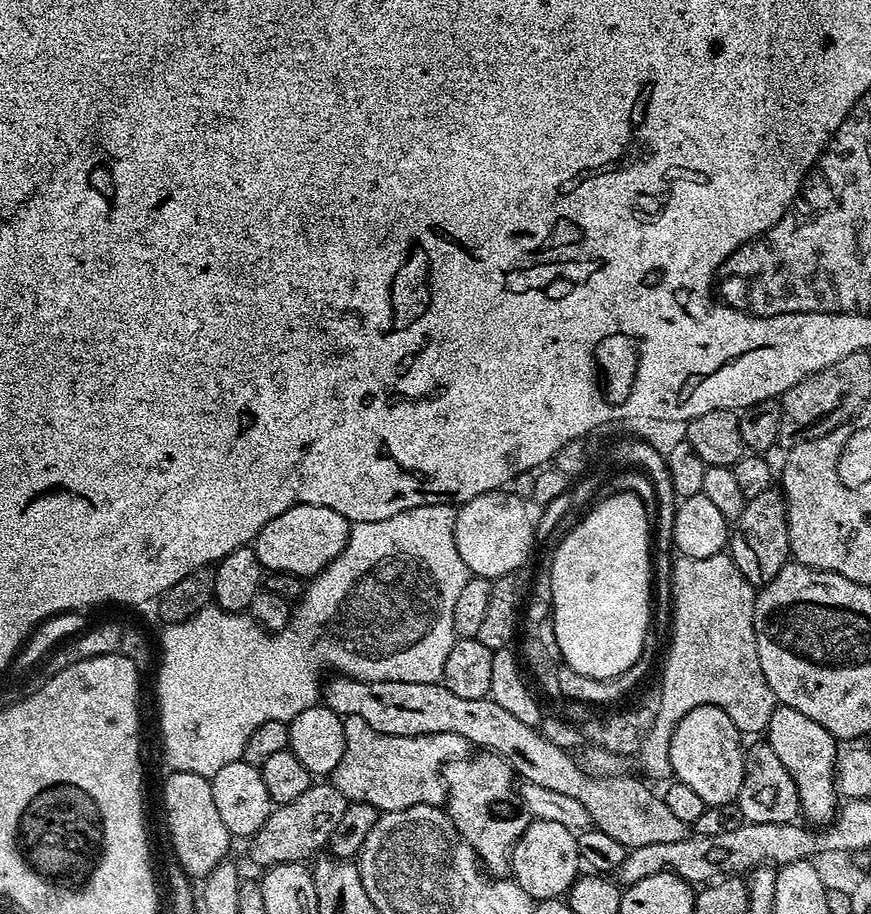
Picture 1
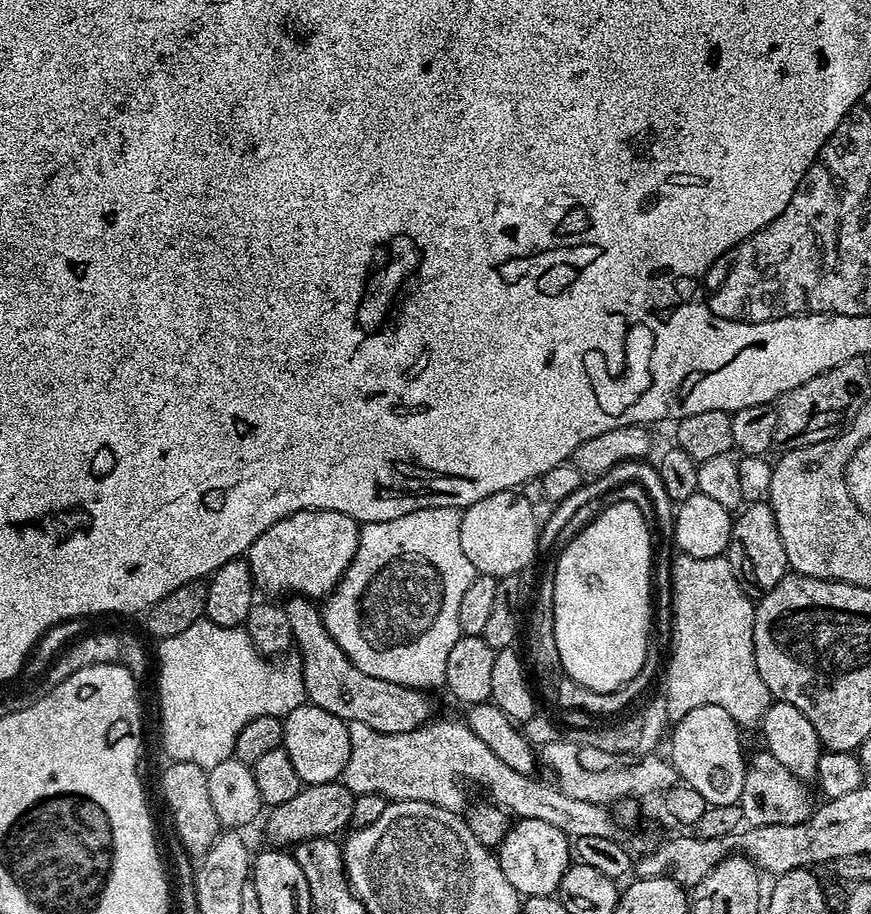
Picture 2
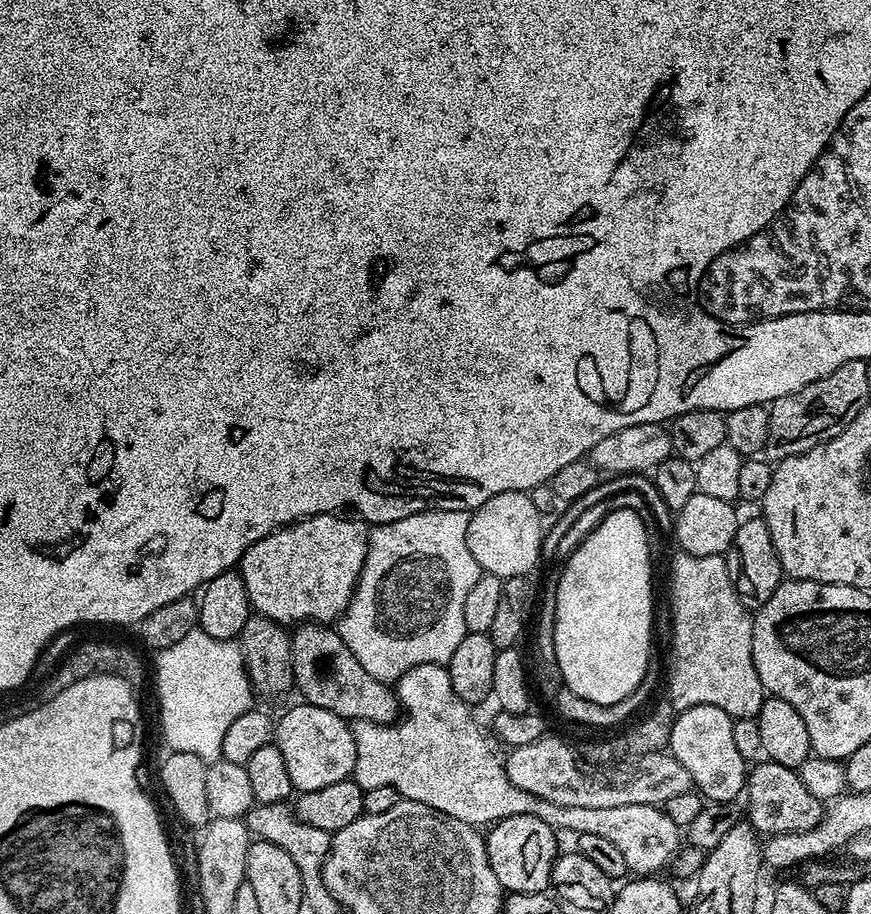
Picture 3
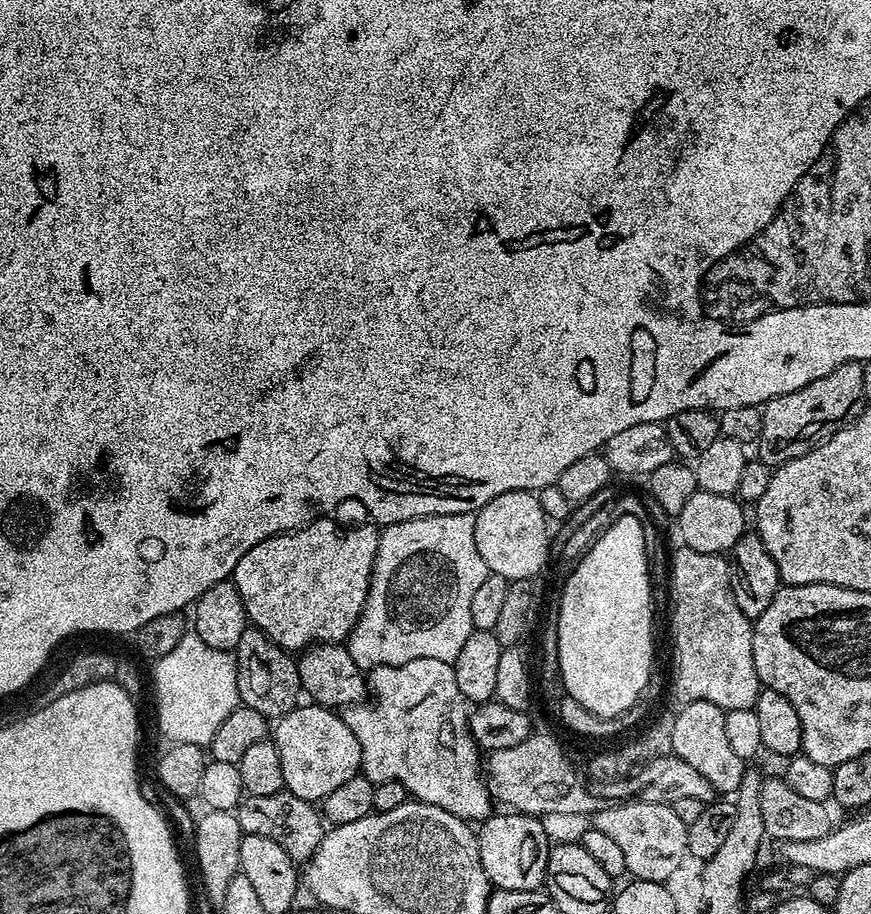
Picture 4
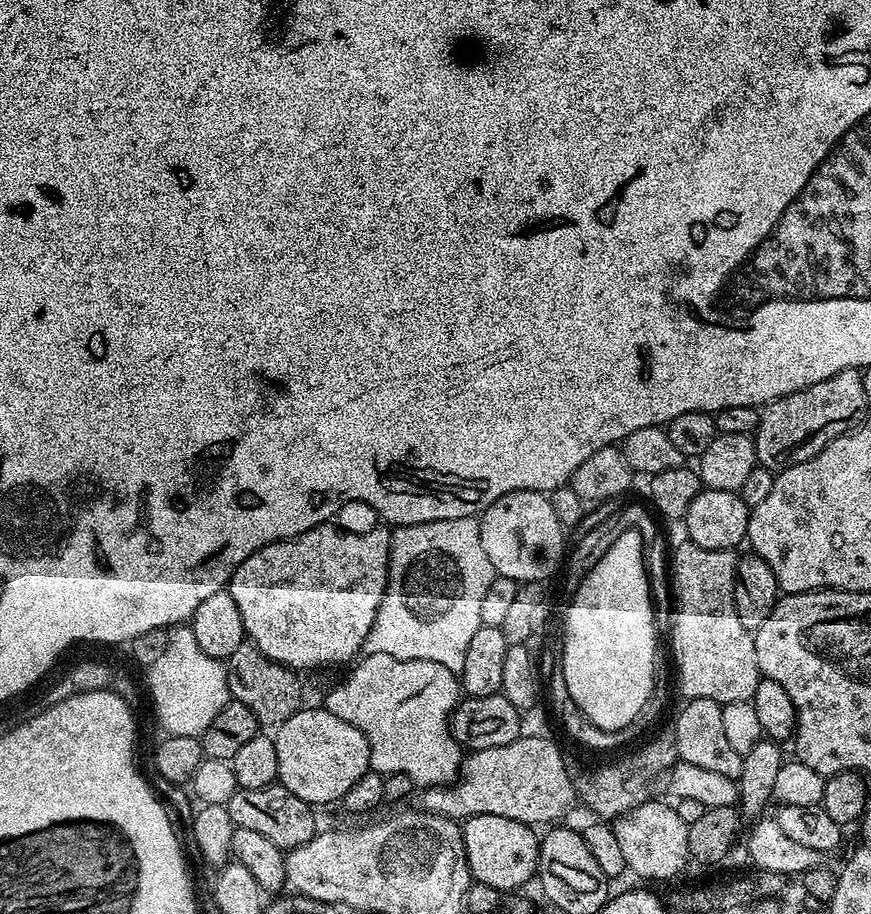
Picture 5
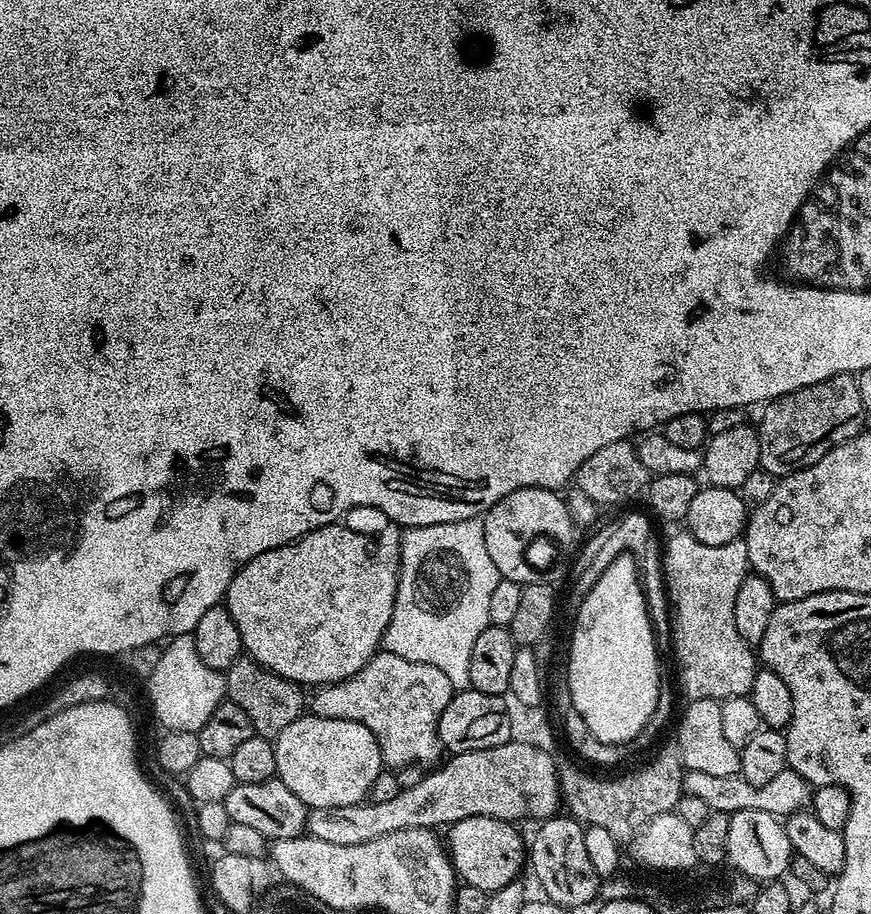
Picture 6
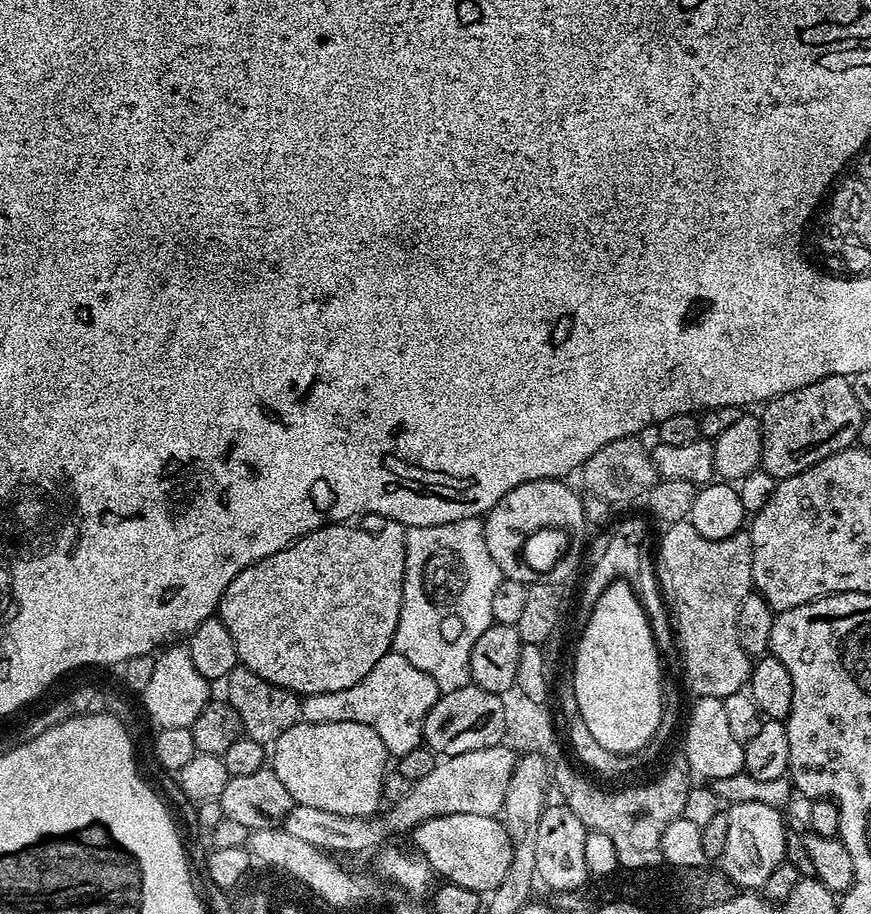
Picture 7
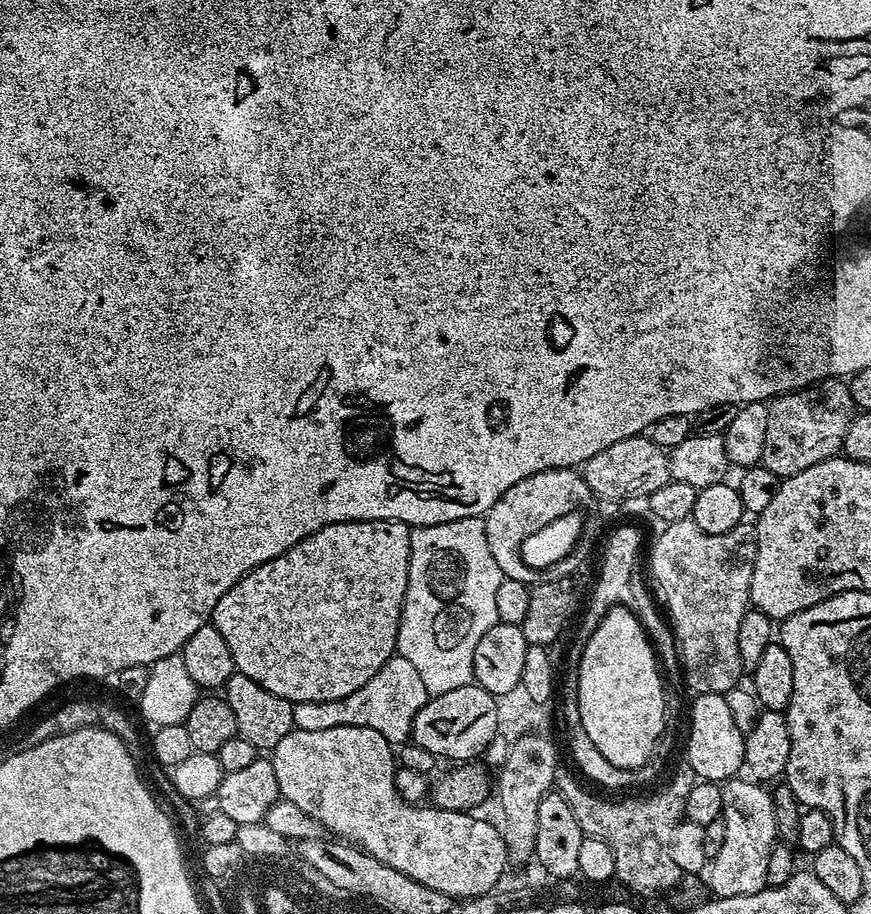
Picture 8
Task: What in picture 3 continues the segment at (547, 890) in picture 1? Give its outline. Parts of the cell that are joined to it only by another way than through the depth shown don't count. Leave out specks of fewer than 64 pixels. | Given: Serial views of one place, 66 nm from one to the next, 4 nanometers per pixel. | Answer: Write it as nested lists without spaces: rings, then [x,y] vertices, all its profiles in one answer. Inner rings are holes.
[[[511,816],[487,829],[488,856],[498,882],[508,892],[542,892],[552,883],[552,867],[558,855],[557,833],[537,816]]]

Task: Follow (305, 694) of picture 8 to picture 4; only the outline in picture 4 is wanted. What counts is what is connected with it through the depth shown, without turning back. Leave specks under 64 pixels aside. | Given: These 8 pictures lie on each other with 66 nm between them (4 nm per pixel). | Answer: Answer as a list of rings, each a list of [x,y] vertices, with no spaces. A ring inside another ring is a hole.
[[[321,518],[305,528],[266,538],[258,542],[258,546],[246,550],[246,554],[238,558],[238,566],[230,579],[238,594],[242,594],[251,627],[261,628],[279,648],[293,654],[315,644],[347,641],[364,609],[374,570],[374,558],[378,554],[380,528],[375,523],[367,523],[357,528],[343,528],[335,524],[332,518]]]

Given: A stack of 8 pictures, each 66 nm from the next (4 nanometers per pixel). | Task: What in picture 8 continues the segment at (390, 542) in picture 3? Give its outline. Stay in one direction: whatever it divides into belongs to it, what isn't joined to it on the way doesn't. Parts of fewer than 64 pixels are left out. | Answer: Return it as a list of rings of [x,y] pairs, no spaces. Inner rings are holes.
[[[459,516],[454,522],[442,522],[441,524],[421,524],[412,528],[410,538],[410,570],[406,582],[406,598],[404,609],[400,615],[398,626],[398,638],[396,639],[396,652],[418,670],[422,682],[426,686],[429,697],[446,694],[446,690],[458,690],[458,686],[466,686],[473,683],[474,674],[474,650],[478,642],[490,626],[498,623],[498,586],[505,580],[502,570],[498,570],[498,562],[494,562],[494,554],[490,554],[490,542],[486,542],[486,526],[483,516]]]

